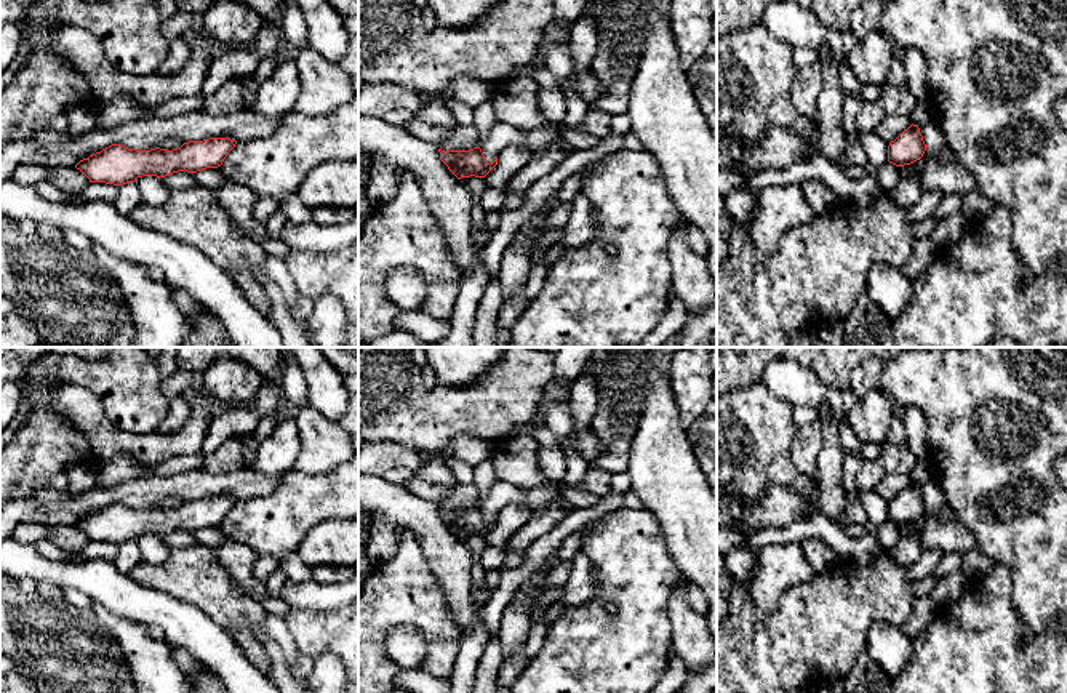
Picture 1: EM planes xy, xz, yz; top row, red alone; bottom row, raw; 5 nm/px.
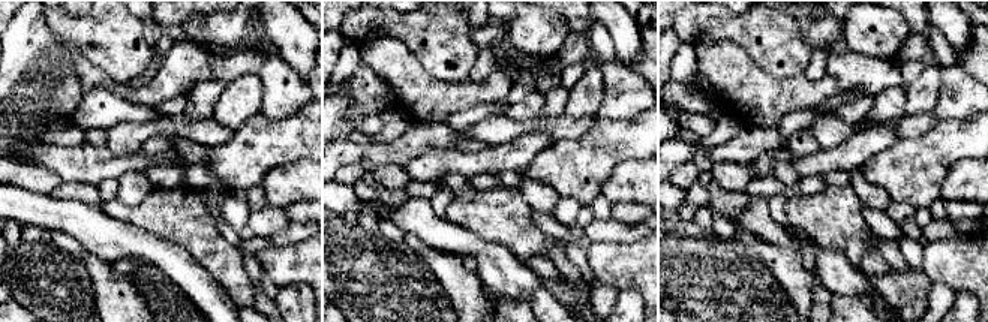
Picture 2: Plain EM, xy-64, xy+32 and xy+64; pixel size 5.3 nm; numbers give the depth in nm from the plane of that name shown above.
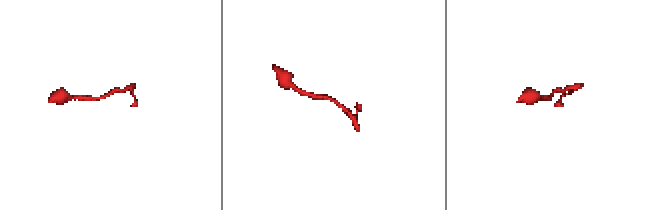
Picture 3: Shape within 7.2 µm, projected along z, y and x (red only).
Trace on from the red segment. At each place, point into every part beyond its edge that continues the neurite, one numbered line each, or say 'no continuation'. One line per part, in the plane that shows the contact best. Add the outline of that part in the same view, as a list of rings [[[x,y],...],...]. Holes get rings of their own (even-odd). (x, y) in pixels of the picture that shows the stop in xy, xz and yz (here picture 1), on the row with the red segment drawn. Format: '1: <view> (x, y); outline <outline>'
no continuation

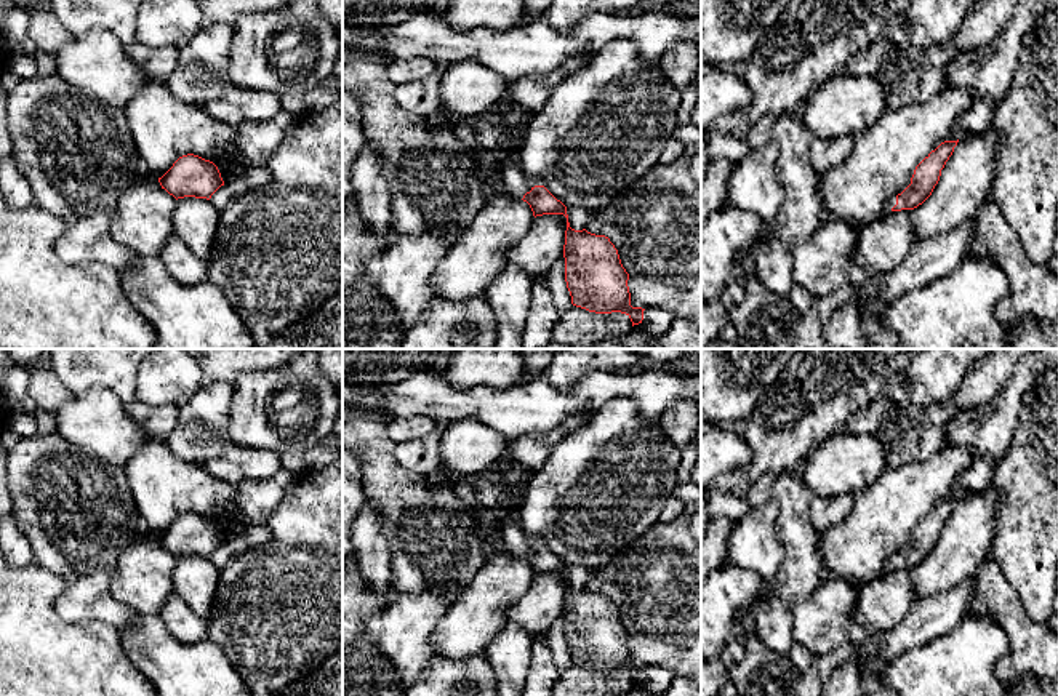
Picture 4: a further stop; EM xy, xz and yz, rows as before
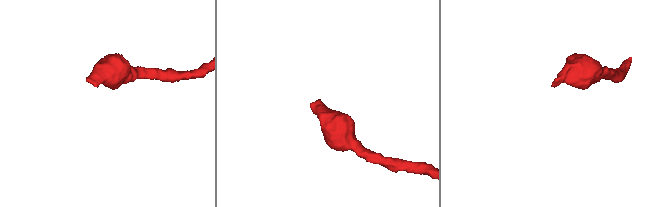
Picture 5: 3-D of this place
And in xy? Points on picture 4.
no continuation

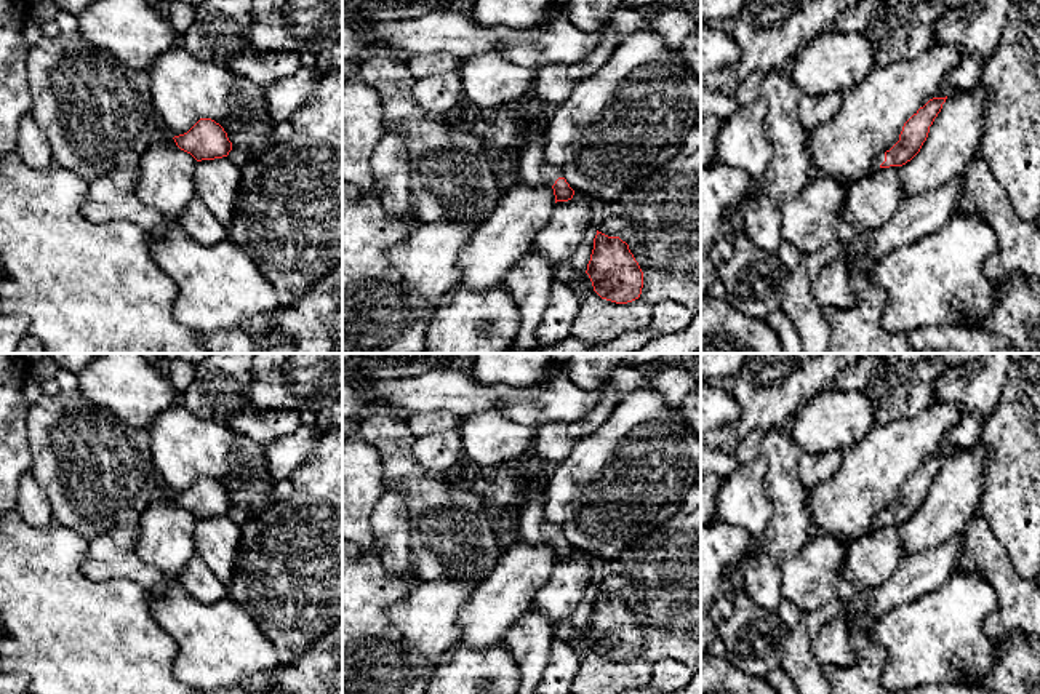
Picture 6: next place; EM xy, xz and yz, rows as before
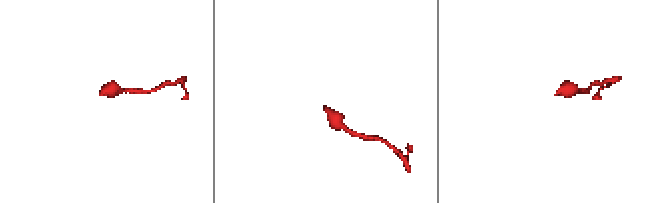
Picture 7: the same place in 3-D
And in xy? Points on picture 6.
no continuation

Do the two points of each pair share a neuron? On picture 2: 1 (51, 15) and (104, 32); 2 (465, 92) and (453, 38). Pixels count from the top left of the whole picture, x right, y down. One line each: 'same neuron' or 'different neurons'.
1: same neuron
2: different neurons

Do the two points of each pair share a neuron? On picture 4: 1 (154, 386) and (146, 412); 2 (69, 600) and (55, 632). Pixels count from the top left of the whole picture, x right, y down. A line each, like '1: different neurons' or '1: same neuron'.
1: different neurons
2: different neurons

